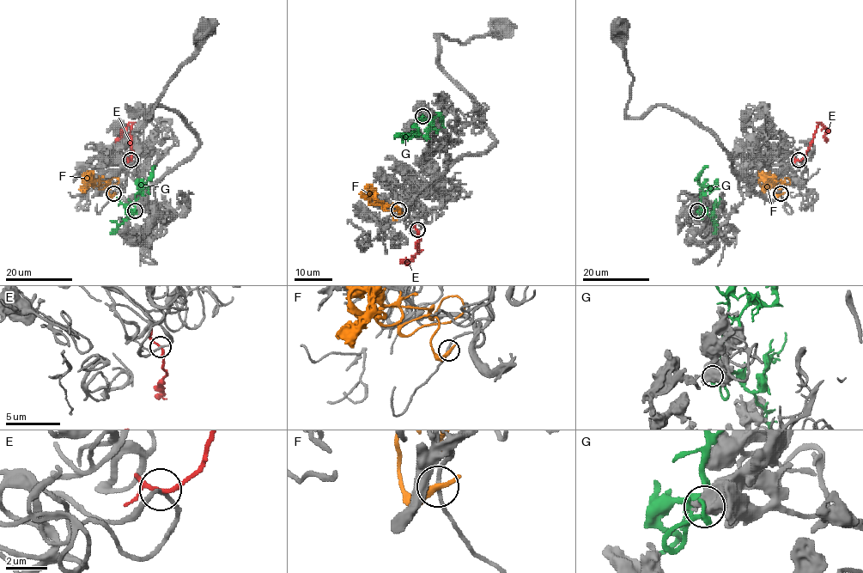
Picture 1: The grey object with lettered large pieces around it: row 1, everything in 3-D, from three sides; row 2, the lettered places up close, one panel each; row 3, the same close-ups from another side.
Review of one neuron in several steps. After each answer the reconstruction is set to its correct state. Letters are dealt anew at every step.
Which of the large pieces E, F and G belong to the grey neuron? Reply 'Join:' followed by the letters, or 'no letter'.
Join: F

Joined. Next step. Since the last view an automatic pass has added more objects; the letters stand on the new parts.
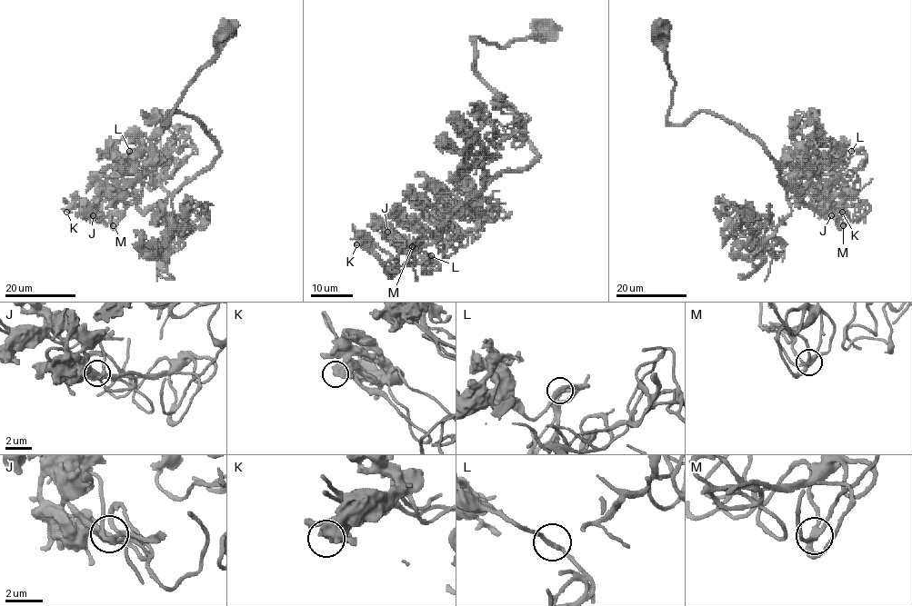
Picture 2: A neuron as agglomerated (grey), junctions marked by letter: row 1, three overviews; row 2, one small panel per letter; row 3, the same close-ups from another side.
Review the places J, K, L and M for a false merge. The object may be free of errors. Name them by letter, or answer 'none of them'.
none of them

